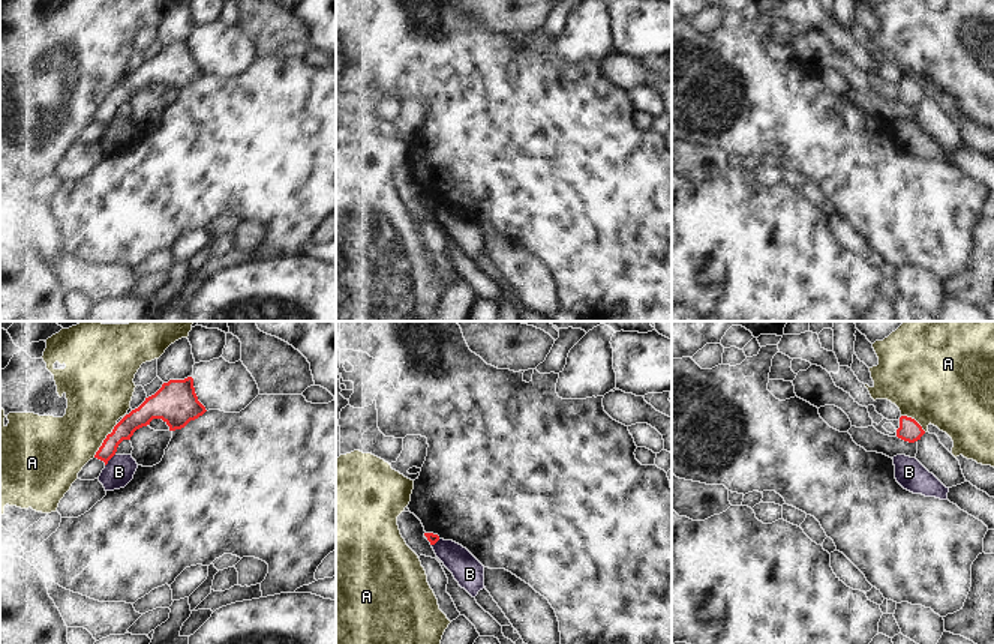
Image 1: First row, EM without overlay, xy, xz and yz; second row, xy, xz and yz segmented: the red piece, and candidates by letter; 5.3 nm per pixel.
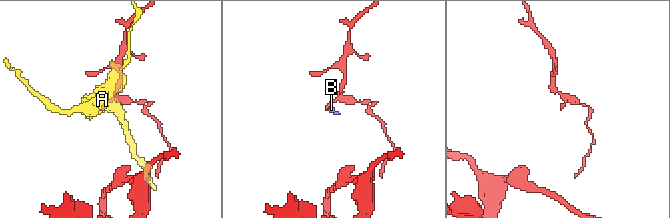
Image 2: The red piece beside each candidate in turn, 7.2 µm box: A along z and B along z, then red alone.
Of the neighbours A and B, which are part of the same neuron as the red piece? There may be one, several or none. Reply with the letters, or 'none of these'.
none of these

